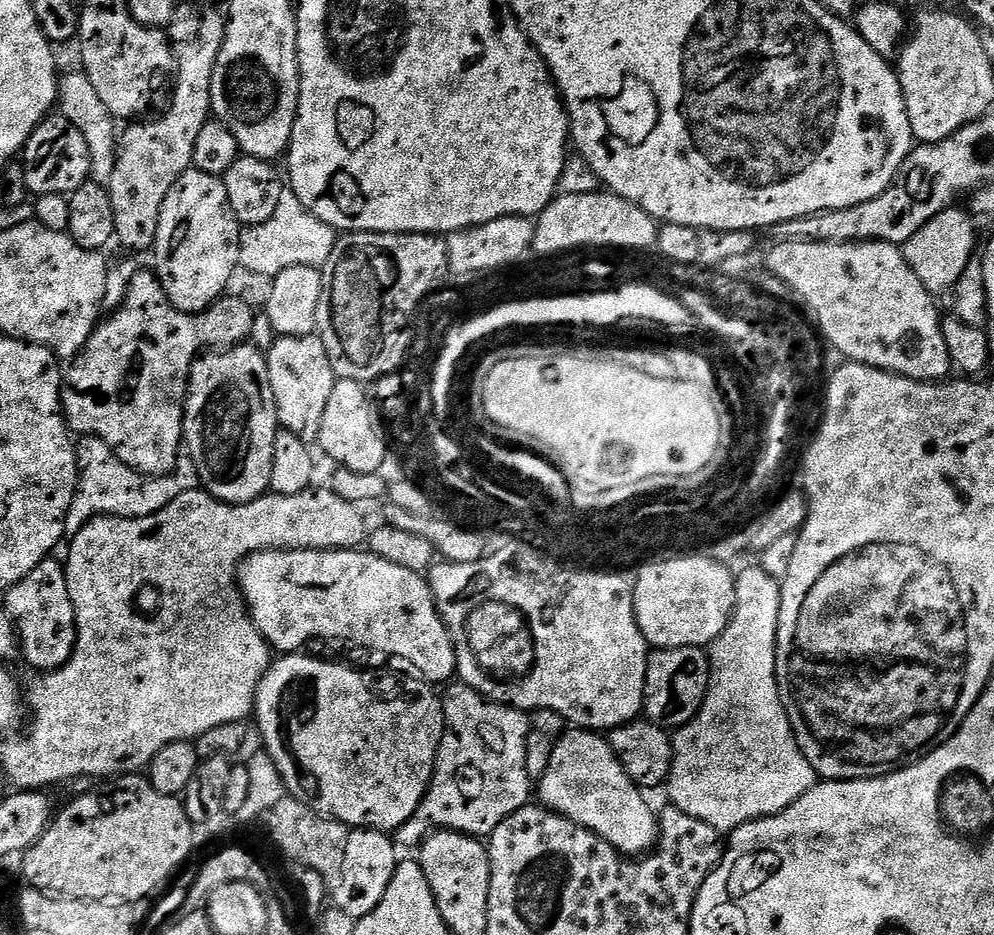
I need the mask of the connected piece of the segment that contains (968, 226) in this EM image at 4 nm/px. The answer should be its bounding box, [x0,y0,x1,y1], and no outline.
[902,206,976,294]

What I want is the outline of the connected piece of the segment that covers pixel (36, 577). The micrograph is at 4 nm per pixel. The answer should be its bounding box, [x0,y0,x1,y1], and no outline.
[2,558,76,673]

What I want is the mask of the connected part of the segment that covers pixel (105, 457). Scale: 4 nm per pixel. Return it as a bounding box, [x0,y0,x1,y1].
[64,435,200,538]

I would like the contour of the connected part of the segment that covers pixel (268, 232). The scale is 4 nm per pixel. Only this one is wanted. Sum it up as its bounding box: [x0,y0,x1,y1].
[239,186,338,280]

